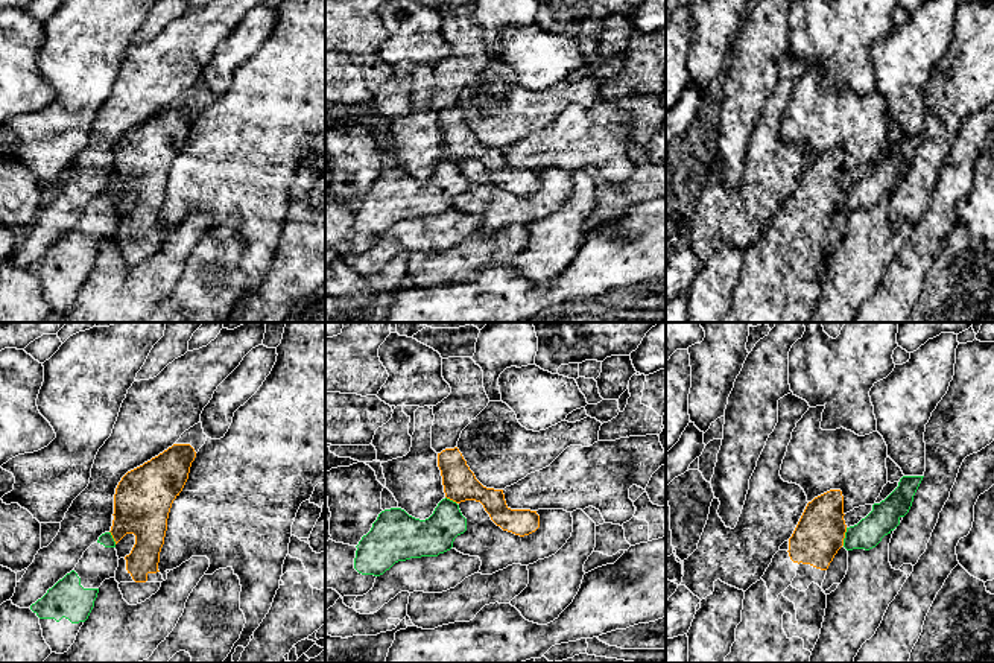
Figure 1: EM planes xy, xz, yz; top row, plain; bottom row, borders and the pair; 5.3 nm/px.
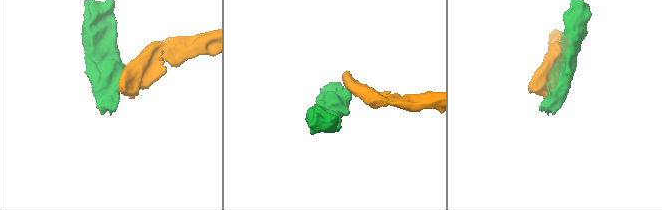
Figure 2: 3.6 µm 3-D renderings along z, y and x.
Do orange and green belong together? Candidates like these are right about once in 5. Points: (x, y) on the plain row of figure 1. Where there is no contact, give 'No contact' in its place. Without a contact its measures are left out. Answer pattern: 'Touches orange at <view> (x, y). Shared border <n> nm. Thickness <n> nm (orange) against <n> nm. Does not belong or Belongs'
Touches orange at yz (844, 196). Shared border 100 nm. Thickness 260 nm (orange) against 160 nm. Does not belong

